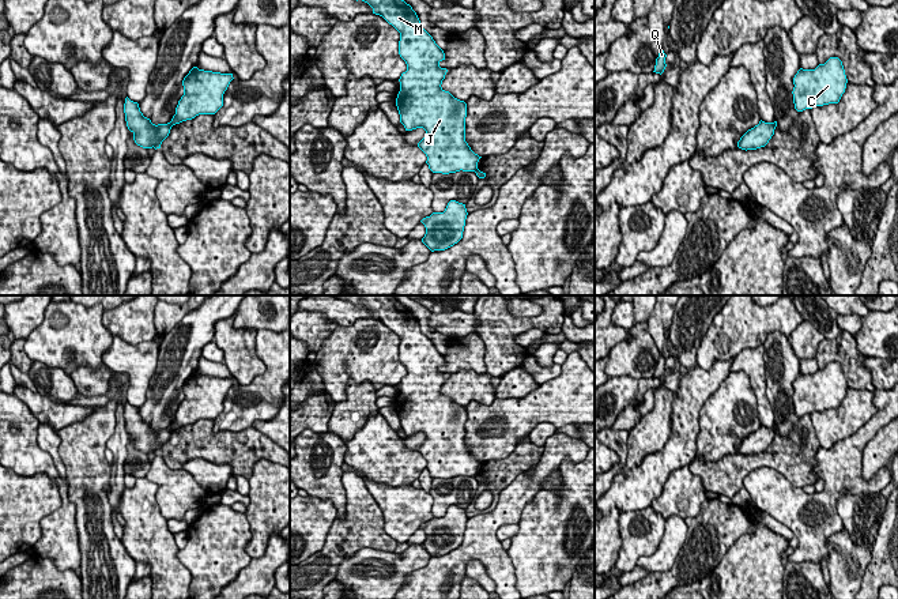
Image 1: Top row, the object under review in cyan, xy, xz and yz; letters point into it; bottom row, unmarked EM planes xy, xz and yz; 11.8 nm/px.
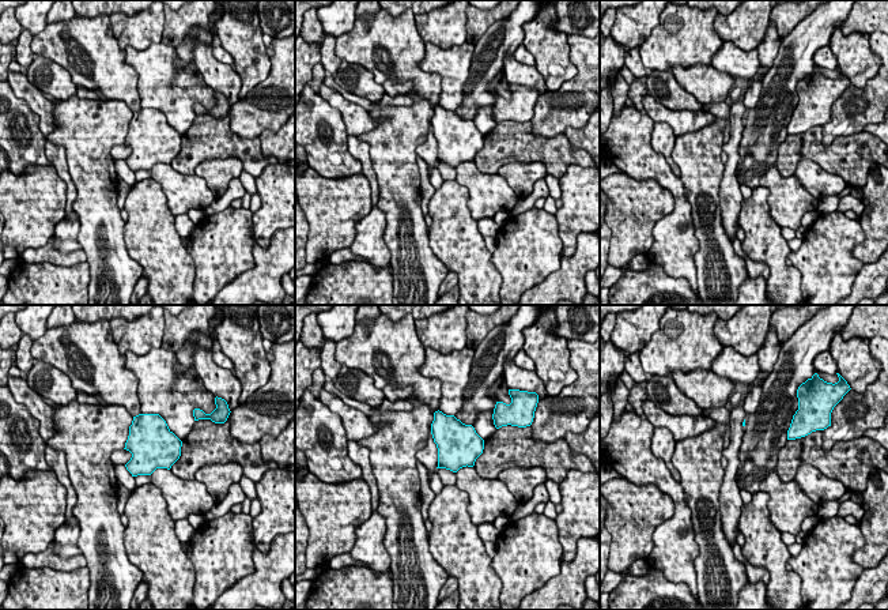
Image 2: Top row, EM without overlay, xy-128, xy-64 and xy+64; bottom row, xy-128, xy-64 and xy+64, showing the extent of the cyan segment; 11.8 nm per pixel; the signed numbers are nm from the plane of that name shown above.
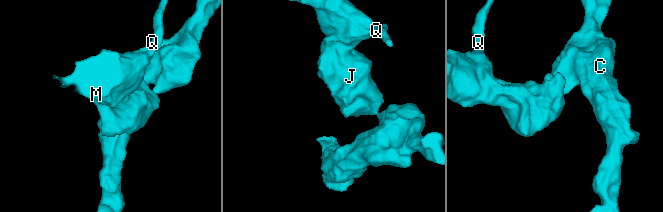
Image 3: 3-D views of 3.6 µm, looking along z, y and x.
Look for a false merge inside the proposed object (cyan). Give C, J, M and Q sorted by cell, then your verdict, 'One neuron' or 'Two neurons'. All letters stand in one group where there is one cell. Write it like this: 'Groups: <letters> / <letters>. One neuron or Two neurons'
Groups: C / J M Q. Two neurons

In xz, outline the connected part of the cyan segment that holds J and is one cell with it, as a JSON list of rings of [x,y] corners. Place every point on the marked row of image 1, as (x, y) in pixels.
[[[404,0],[362,1],[400,33],[399,54],[407,71],[399,79],[396,106],[405,131],[426,131],[418,147],[426,154],[429,169],[442,174],[476,172],[482,157],[465,142],[467,103],[441,87],[448,72],[439,67],[444,50]]]

